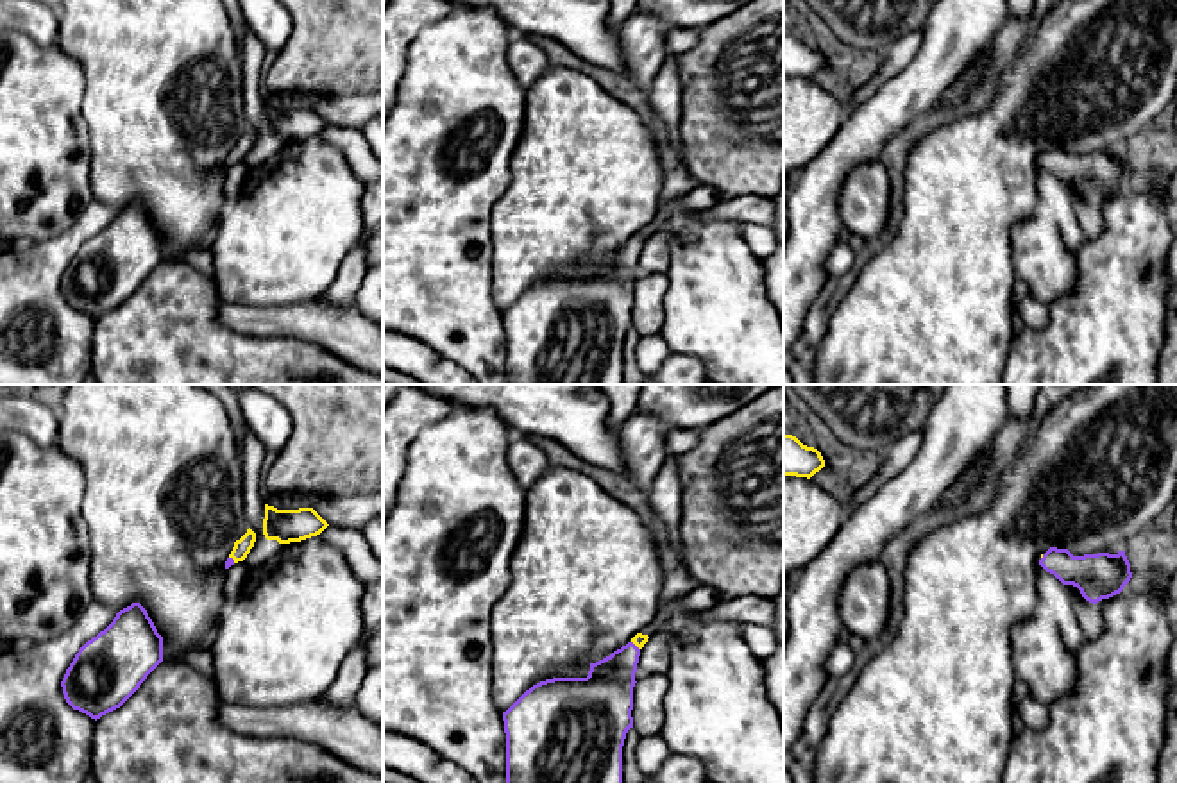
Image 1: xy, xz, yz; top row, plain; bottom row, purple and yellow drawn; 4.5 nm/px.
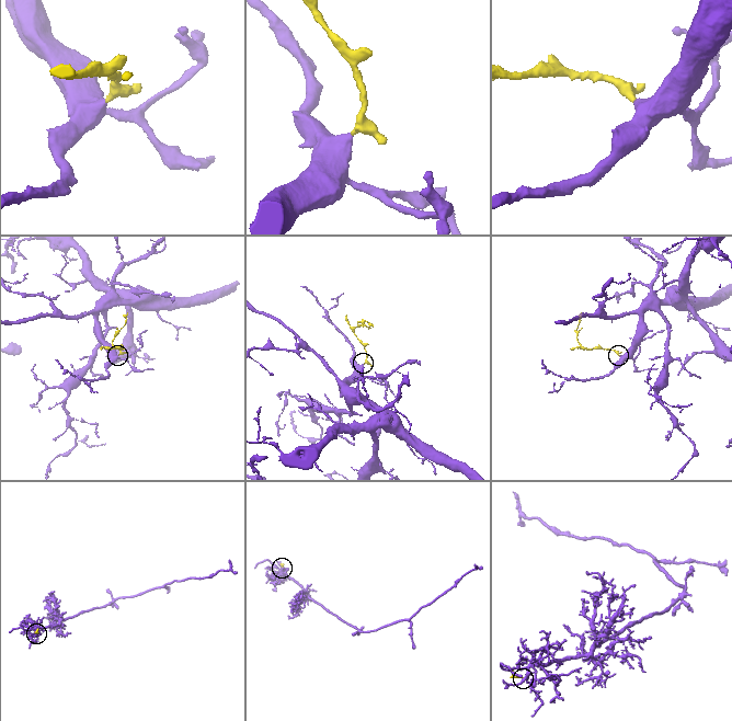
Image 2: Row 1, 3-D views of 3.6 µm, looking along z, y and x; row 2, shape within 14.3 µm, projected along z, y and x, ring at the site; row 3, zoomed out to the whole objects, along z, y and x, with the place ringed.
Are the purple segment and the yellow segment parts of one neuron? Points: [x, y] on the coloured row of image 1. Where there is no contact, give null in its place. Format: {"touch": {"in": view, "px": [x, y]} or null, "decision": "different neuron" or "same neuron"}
{"touch": {"in": "xz", "px": [635, 646]}, "decision": "same neuron"}

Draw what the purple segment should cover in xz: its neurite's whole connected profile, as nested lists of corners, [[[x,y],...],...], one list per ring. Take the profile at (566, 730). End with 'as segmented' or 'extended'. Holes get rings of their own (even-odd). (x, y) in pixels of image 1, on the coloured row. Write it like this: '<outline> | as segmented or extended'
[[[637,633],[610,656],[590,663],[587,678],[553,678],[533,685],[506,712],[506,785],[622,785],[622,746],[633,728],[633,687],[640,649],[648,635]]] | extended

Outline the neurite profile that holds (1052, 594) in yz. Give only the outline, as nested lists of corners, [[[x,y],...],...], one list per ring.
[[[1039,567],[1037,594],[1039,604],[1050,612],[1064,646],[1070,653],[1077,654],[1079,649],[1084,646],[1086,638],[1077,622],[1077,615],[1068,590],[1054,574]]]

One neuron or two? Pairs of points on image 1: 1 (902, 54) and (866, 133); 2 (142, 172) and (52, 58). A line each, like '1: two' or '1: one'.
1: two
2: two

